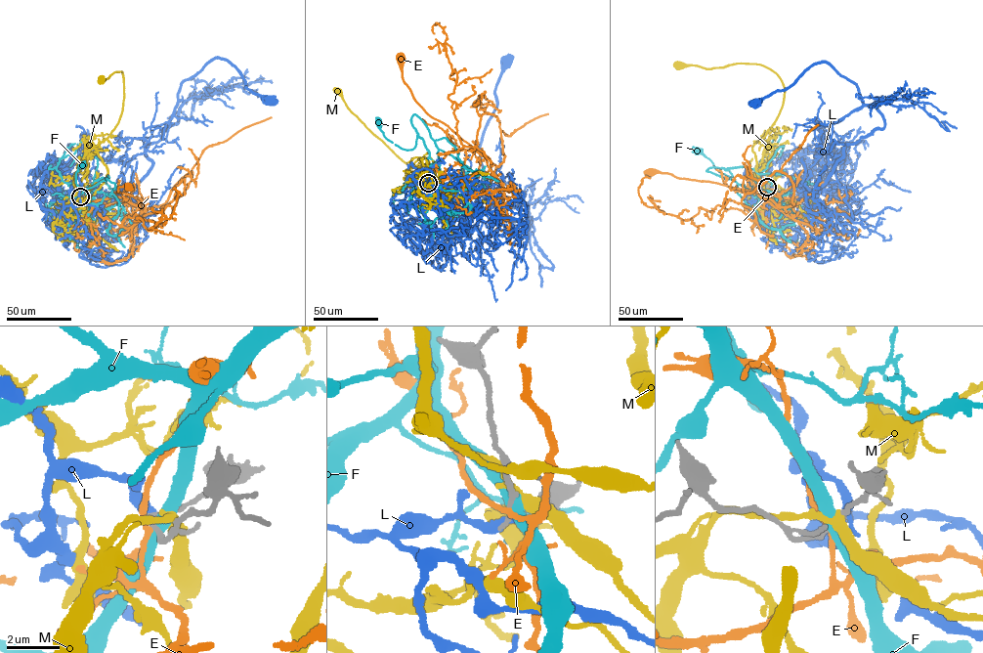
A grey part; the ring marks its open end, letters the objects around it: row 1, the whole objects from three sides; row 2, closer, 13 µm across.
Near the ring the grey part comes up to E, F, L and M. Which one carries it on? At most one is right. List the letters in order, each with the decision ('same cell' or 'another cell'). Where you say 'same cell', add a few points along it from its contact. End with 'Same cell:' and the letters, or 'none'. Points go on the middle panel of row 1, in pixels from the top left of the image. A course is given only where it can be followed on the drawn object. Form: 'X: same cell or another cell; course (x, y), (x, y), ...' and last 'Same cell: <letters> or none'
E: another cell
F: another cell
L: another cell
M: another cell
Same cell: none

